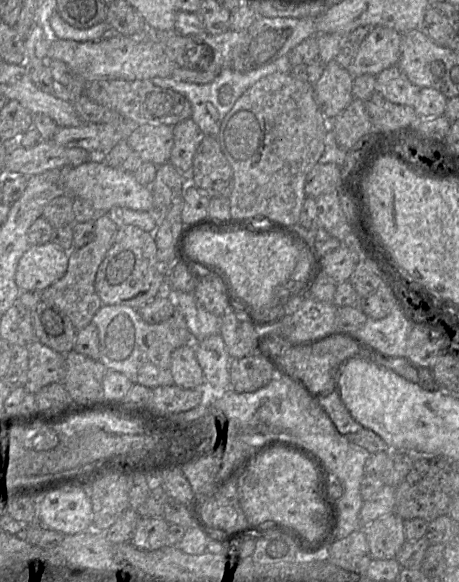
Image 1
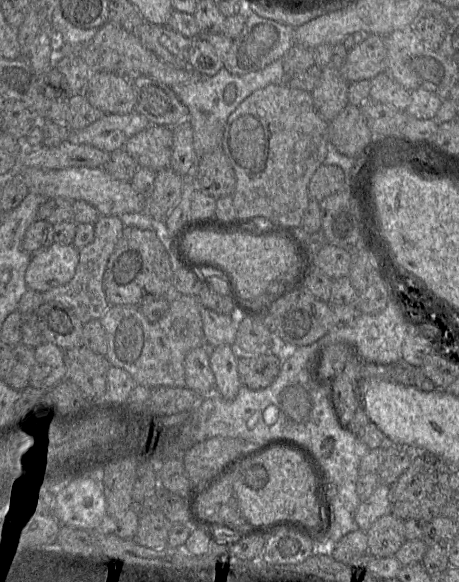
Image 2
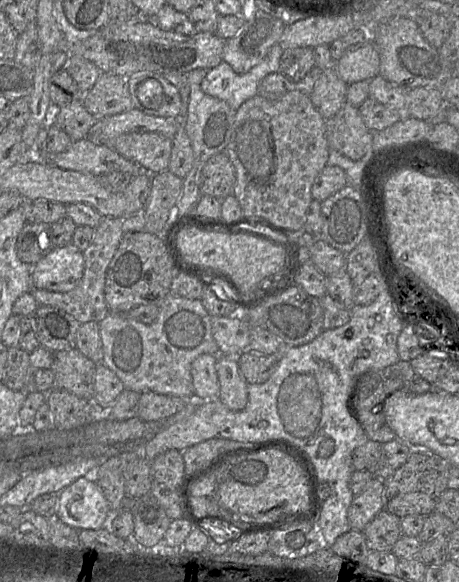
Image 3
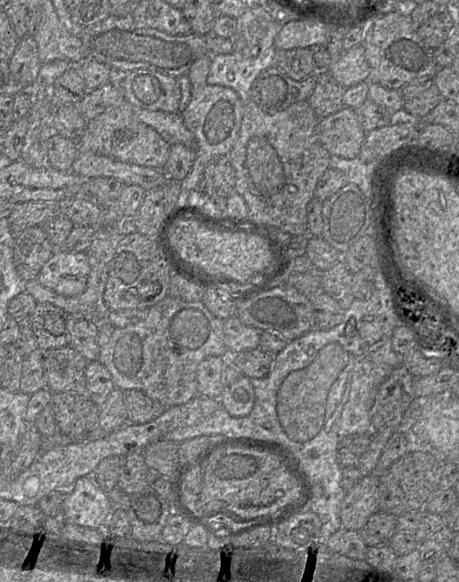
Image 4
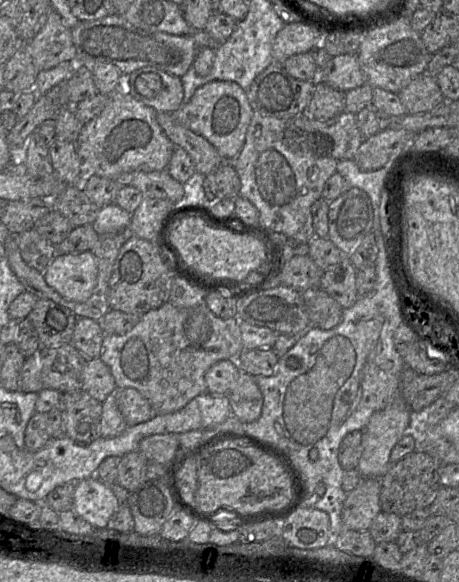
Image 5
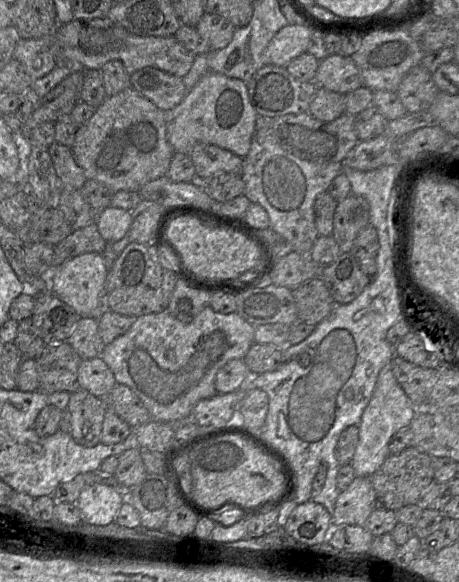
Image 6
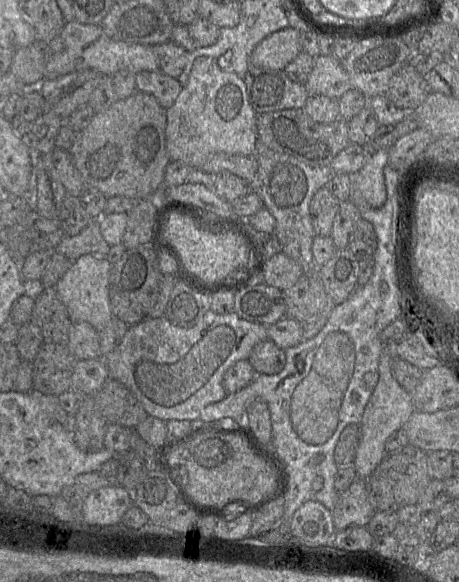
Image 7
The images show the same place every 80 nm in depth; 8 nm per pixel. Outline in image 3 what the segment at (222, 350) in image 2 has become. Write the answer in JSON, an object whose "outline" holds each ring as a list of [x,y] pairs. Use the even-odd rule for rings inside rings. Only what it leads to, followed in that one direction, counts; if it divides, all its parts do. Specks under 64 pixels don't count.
{"outline":[[[218,355],[216,370],[219,380],[217,398],[231,410],[244,409],[248,402],[248,383],[240,373],[236,356]]]}

